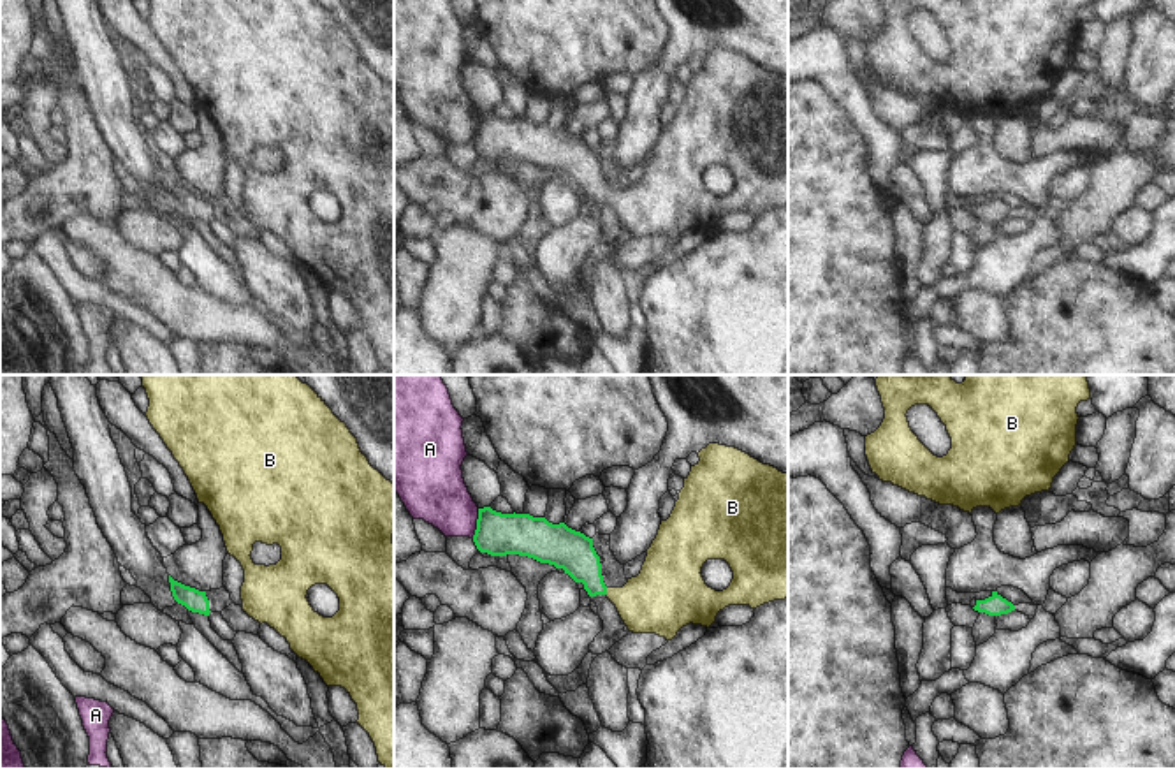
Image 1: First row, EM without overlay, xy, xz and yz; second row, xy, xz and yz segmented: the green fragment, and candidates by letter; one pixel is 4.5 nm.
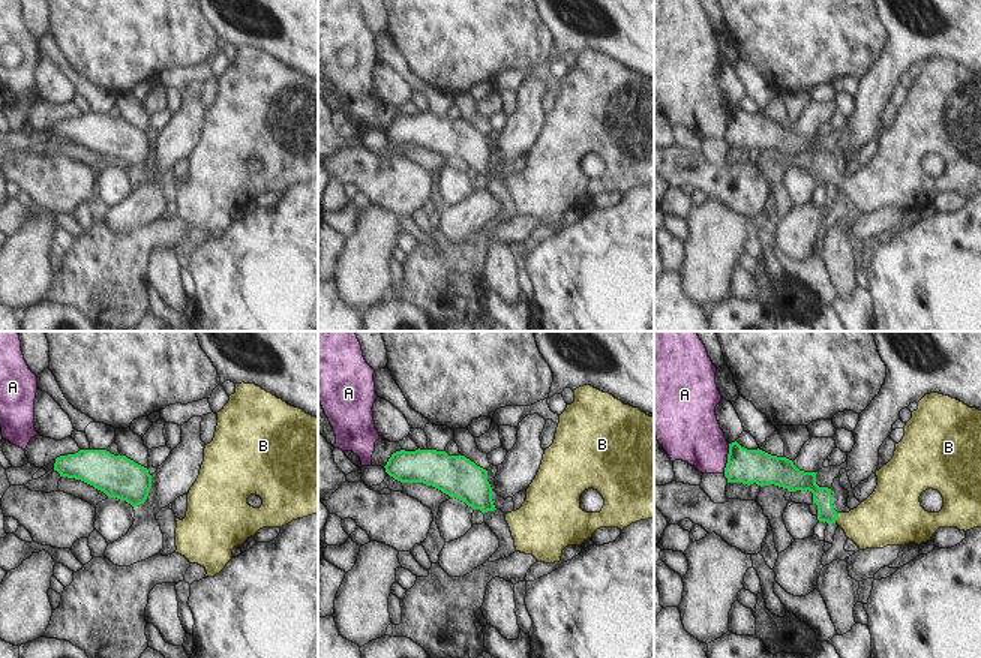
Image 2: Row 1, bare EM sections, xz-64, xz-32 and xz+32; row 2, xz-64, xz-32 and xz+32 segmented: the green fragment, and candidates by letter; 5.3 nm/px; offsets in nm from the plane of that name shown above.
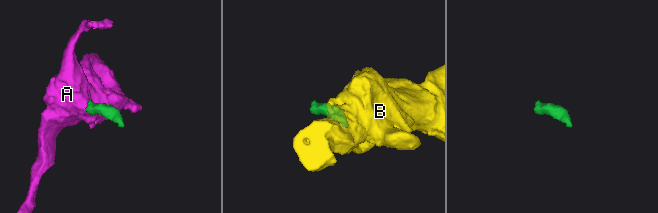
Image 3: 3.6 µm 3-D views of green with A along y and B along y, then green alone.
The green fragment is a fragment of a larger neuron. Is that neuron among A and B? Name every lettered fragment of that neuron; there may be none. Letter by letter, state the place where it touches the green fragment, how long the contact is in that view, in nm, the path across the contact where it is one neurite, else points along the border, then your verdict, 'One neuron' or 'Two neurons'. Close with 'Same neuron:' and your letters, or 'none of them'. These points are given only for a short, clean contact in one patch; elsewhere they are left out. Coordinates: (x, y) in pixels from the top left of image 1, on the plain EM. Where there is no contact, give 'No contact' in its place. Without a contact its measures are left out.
A: Touches green at xz (477, 129). Shared border 140 nm. Boundary: xz (479, 115), (472, 143). Two neurons
B: Touches green at xz (605, 197). Shared border 30 nm. Path across: xz (572, 157), (605, 197), (628, 206), (658, 206). One neuron
Same neuron: B.

